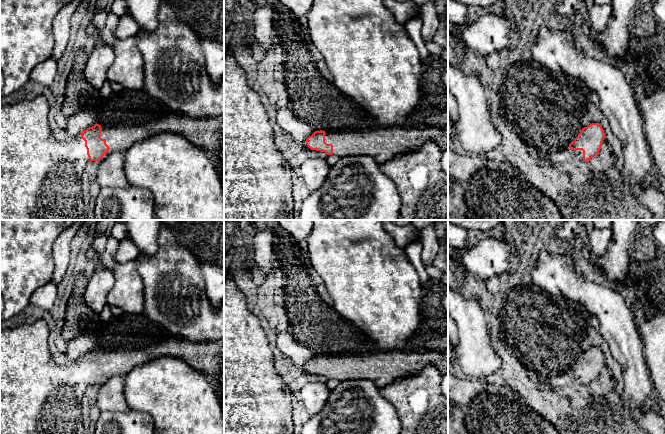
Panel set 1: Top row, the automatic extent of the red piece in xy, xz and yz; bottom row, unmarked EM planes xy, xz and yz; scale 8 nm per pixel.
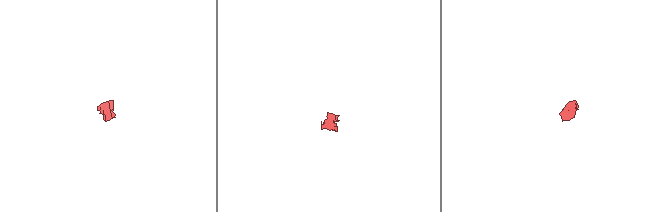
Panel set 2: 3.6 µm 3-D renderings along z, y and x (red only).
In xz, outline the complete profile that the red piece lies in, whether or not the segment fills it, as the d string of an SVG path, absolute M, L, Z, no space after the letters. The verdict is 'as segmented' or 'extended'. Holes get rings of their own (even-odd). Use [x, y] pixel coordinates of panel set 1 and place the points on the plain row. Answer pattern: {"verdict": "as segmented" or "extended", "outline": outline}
{"verdict": "extended", "outline": "M393 351L376 353L349 352L338 356L315 355L306 364L311 374L340 382L371 380L379 388L404 376L415 375L426 365L435 366L444 375L448 372L448 355L437 352L417 353Z"}

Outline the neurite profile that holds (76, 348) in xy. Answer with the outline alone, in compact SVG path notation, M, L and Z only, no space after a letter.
M82 334L72 340L67 341L64 356L67 363L74 363L84 354L96 348L96 340L88 334Z

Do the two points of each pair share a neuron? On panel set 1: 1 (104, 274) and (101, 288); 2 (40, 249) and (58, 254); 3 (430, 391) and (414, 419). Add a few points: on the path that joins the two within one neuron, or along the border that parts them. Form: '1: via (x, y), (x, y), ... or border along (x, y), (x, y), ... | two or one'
1: via (103, 277), (101, 285) | one
2: border along (62, 231), (52, 246), (52, 275) | two
3: via (423, 398), (421, 400), (421, 412) | one

